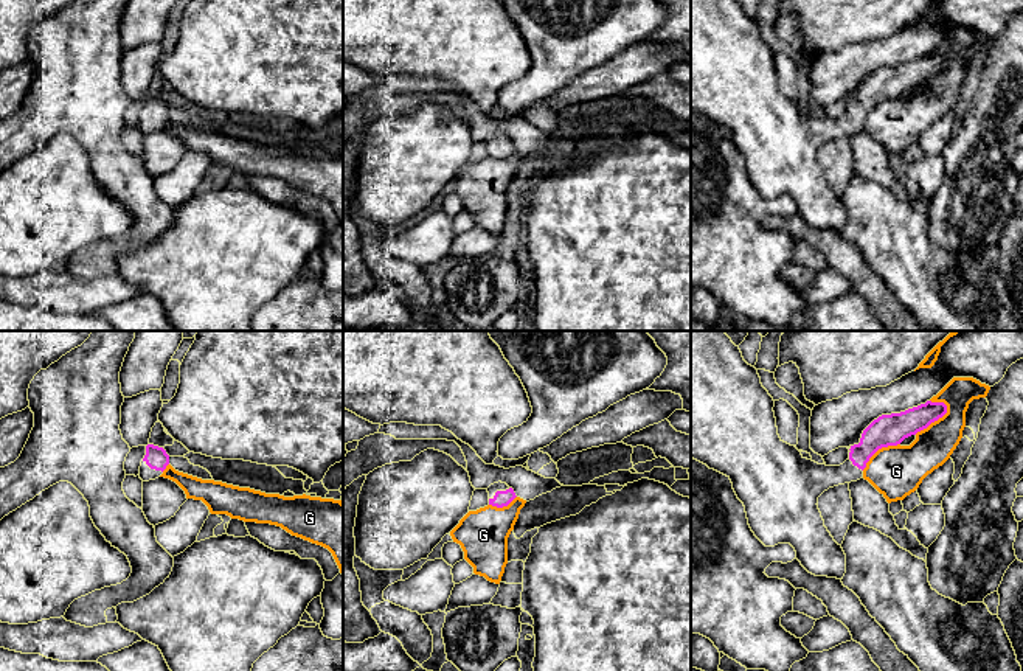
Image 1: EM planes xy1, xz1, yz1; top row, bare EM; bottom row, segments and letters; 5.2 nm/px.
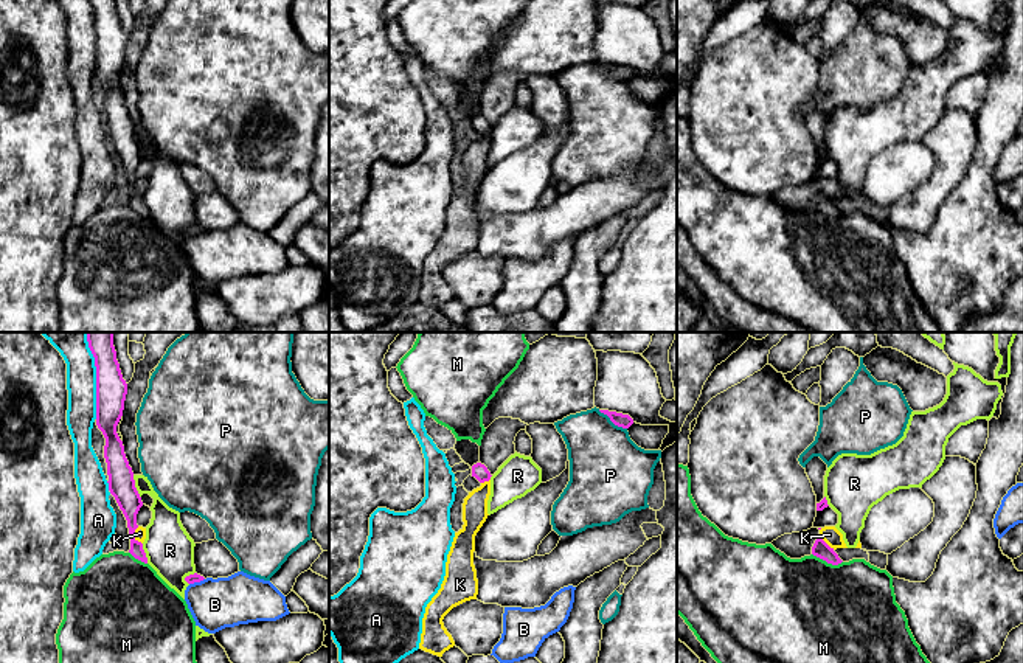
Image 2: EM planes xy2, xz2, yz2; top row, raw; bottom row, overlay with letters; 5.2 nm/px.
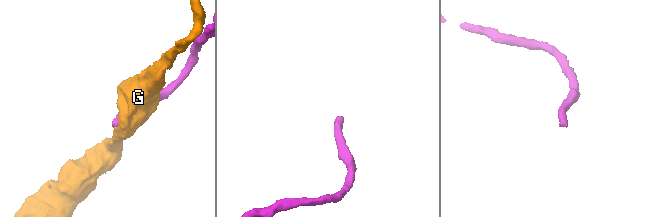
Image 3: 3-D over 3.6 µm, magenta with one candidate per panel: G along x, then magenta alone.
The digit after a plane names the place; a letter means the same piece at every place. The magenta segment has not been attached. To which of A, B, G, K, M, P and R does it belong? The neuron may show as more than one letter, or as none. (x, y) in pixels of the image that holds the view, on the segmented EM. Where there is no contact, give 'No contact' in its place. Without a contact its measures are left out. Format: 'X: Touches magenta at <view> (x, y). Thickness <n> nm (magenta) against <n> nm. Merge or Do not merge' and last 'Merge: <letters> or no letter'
A: Touches magenta at xy2 (97, 376). Thickness 160 nm (magenta) against 180 nm. Do not merge
B: Touches magenta at xy2 (196, 581). Thickness 50 nm (magenta) against 260 nm. Do not merge
G: Touches magenta at yz1 (935, 420). Thickness 160 nm (magenta) against 200 nm. Do not merge
K: Touches magenta at xy2 (132, 536). Thickness 120 nm (magenta) against 60 nm. Do not merge
M: Touches magenta at yz2 (828, 562). Thickness 90 nm (magenta) against 500 nm. Do not merge
P: Touches magenta at xz2 (612, 421). Thickness 70 nm (magenta) against 400 nm. Do not merge
R: Touches magenta at xy2 (134, 486). Thickness 140 nm (magenta) against 160 nm. Do not merge
Merge: no letter

